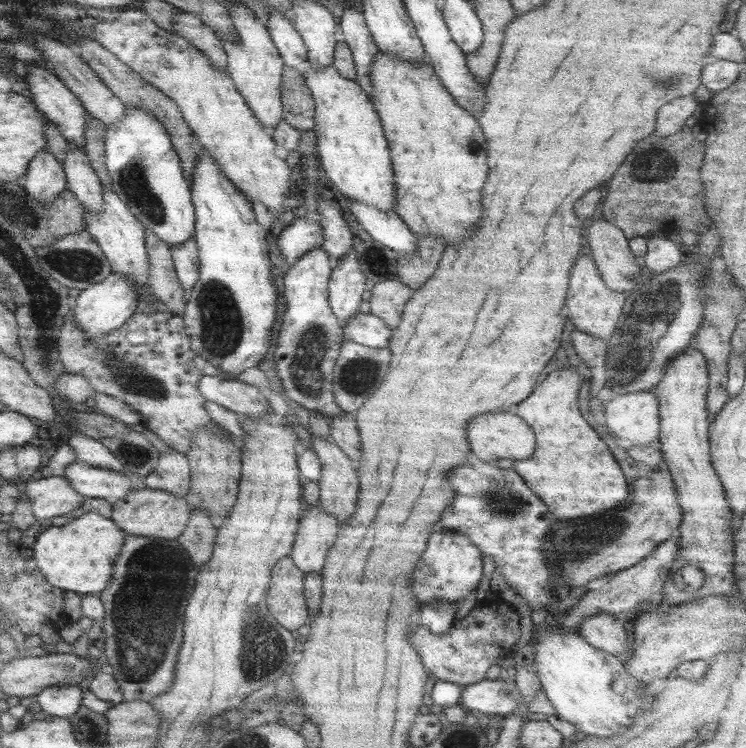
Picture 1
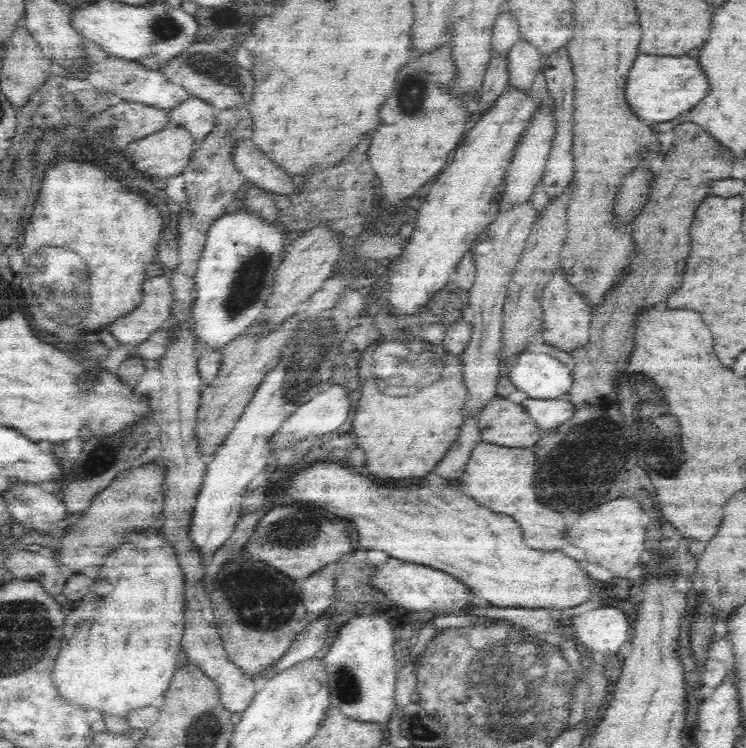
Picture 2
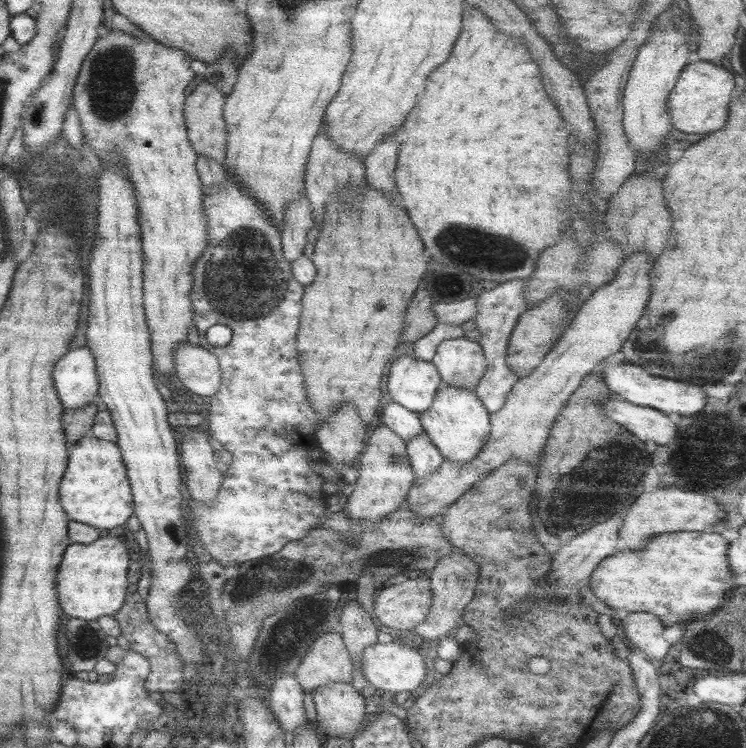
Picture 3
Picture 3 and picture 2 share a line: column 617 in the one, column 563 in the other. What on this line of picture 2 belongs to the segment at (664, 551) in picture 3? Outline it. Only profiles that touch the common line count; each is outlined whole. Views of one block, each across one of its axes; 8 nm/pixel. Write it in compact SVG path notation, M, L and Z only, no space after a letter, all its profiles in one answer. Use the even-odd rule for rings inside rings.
M316 464L314 468L310 468L308 472L302 472L300 476L296 476L292 482L284 482L286 486L286 494L292 494L294 498L302 498L302 500L308 500L312 504L318 504L342 518L348 518L352 520L358 528L358 540L360 540L360 546L368 548L368 550L382 550L382 552L388 552L392 558L400 560L400 562L410 562L410 564L420 564L420 566L428 566L428 568L434 568L434 570L442 570L458 580L462 580L466 586L472 588L472 592L478 596L478 598L484 598L488 602L492 602L492 606L498 606L498 608L528 608L528 610L564 610L564 608L572 608L572 606L580 606L588 600L594 600L594 598L600 598L602 602L610 598L612 594L612 586L610 582L600 582L600 580L594 580L590 578L588 572L582 570L582 566L578 564L578 560L566 556L564 552L560 550L534 550L530 548L526 542L524 542L524 536L522 536L522 528L520 524L512 518L512 516L504 516L504 514L494 514L490 510L486 510L482 504L478 504L474 498L470 496L464 496L460 492L460 488L452 488L452 490L394 490L394 488L388 488L388 486L378 486L374 484L374 480L370 478L364 478L364 476L358 476L342 466L336 466L336 464Z

